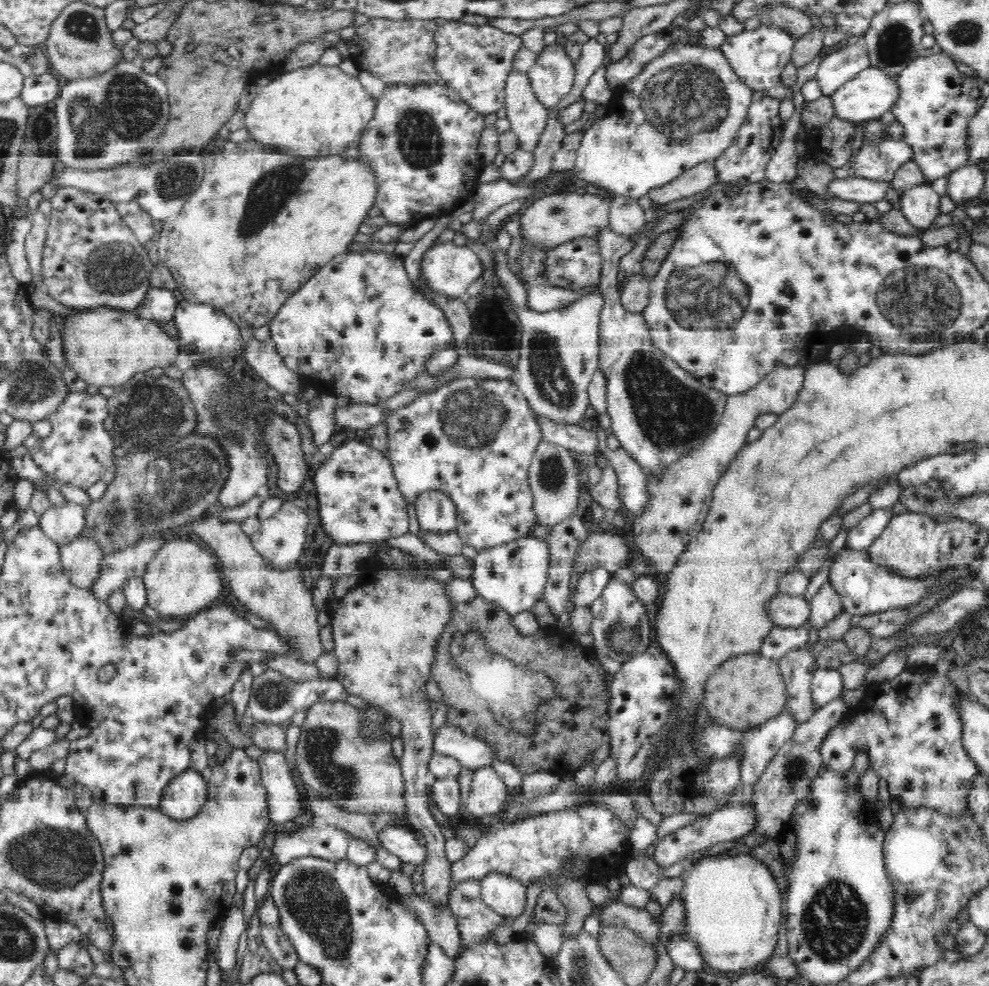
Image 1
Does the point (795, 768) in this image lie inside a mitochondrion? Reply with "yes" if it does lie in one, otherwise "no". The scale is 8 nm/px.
yes

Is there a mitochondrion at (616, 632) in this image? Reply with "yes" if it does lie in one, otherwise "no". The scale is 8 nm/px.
yes

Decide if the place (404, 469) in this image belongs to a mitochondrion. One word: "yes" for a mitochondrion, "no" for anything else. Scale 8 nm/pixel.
no

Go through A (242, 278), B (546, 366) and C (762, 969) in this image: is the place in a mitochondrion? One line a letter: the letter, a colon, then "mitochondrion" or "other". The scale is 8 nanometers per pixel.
A: other
B: mitochondrion
C: other

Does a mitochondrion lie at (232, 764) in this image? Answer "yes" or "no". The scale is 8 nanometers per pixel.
no

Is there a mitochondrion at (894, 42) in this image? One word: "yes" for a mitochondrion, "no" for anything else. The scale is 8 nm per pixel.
yes

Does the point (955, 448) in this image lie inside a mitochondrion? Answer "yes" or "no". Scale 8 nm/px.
no

